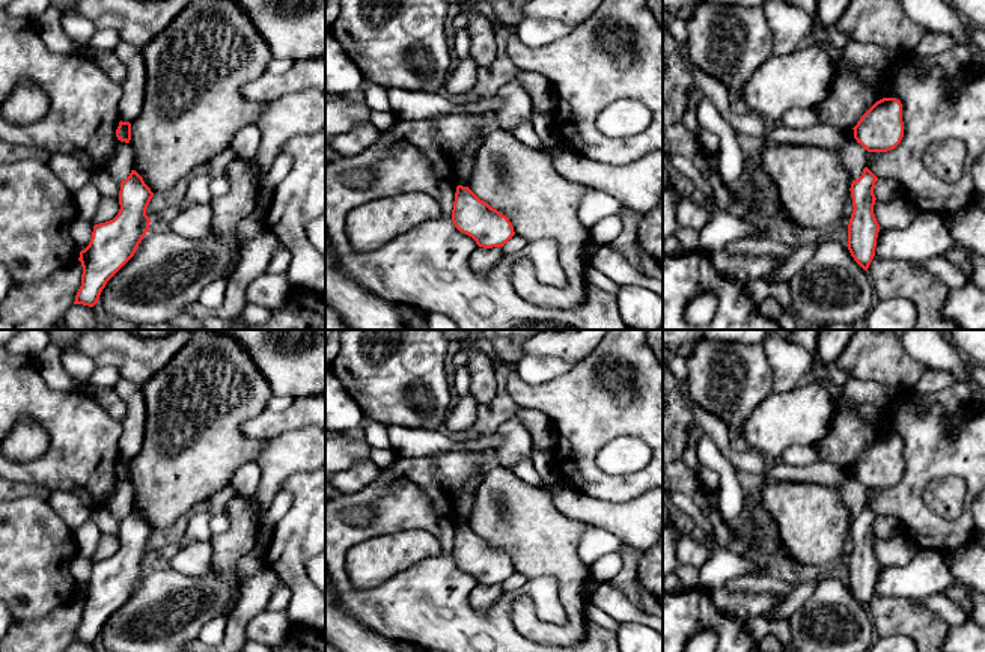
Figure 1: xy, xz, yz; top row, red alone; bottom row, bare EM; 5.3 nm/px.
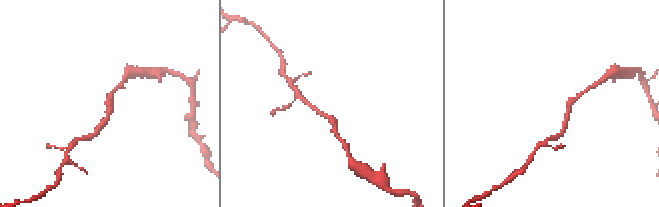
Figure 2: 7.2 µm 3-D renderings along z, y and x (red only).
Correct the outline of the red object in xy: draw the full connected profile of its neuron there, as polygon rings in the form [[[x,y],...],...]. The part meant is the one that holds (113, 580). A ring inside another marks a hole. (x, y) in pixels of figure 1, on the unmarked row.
[[[136,507],[120,519],[117,553],[95,562],[89,583],[80,589],[83,611],[74,641],[93,644],[107,619],[134,593],[149,568],[146,547],[152,535]]]

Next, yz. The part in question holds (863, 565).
[[[868,506],[851,521],[852,551],[848,562],[848,587],[854,598],[868,608],[877,584],[880,562],[874,551],[875,519],[878,515]]]

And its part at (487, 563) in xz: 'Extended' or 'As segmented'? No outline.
As segmented

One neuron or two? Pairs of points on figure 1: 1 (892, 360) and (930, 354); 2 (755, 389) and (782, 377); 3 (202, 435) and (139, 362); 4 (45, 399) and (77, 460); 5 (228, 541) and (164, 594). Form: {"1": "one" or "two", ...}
{"1": "two", "2": "two", "3": "two", "4": "one", "5": "one"}

